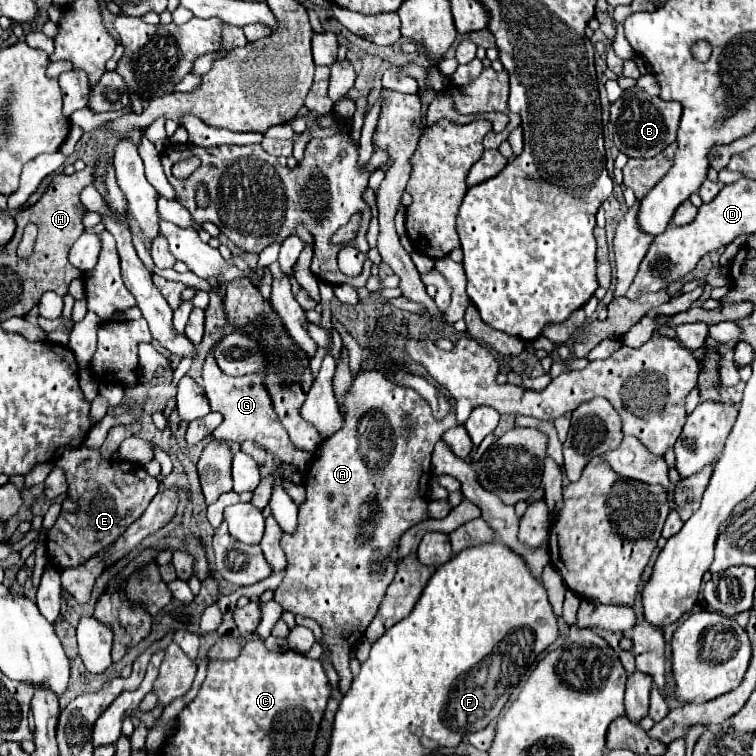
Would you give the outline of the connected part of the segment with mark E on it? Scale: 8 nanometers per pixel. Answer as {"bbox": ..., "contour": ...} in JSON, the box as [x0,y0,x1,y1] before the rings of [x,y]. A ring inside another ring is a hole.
{"bbox":[47,445,159,569],"contour":[[[85,445],[65,451],[55,465],[65,471],[69,497],[77,503],[77,511],[63,509],[57,523],[47,533],[47,557],[57,569],[79,567],[93,555],[107,551],[107,547],[143,515],[151,499],[157,495],[159,481],[151,477],[143,465],[131,461],[107,461],[97,449],[87,449]],[[95,489],[101,489],[103,493],[95,493]]]}

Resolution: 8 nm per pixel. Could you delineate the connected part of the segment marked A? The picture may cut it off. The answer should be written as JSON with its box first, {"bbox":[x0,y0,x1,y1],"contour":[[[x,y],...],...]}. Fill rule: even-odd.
{"bbox":[275,369,457,695],"contour":[[[361,369],[353,375],[351,387],[343,395],[343,409],[343,429],[317,447],[307,471],[303,473],[307,497],[305,503],[299,505],[297,531],[283,533],[281,539],[281,547],[287,555],[287,569],[283,583],[275,589],[275,601],[285,611],[311,617],[321,625],[323,641],[331,649],[333,665],[341,677],[341,693],[345,695],[353,681],[349,671],[349,651],[363,637],[367,625],[379,609],[385,589],[393,581],[393,575],[397,571],[395,545],[399,543],[399,537],[409,527],[427,519],[431,451],[441,433],[457,425],[457,419],[453,407],[449,409],[445,419],[435,419],[429,403],[419,393],[397,385],[383,377],[379,371],[371,369]],[[403,413],[409,413],[413,417],[413,433],[405,431],[401,419]]]}

